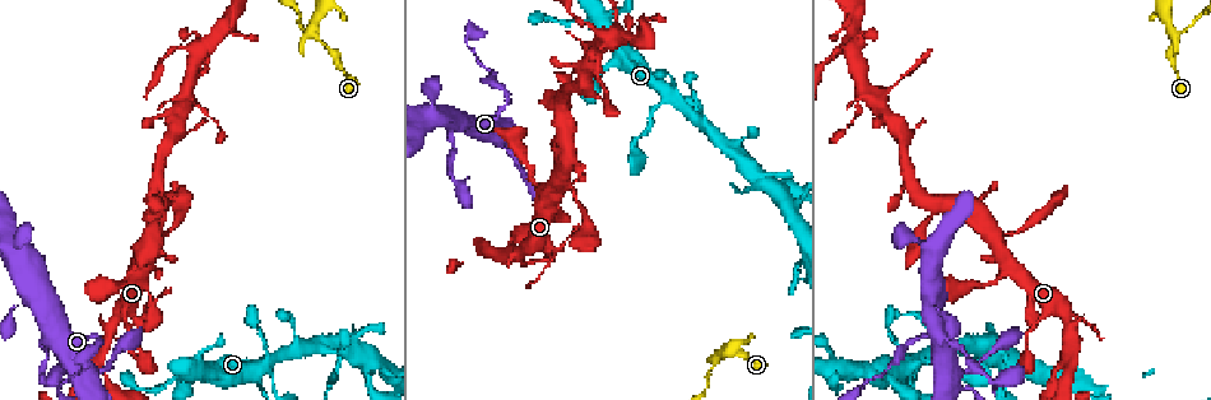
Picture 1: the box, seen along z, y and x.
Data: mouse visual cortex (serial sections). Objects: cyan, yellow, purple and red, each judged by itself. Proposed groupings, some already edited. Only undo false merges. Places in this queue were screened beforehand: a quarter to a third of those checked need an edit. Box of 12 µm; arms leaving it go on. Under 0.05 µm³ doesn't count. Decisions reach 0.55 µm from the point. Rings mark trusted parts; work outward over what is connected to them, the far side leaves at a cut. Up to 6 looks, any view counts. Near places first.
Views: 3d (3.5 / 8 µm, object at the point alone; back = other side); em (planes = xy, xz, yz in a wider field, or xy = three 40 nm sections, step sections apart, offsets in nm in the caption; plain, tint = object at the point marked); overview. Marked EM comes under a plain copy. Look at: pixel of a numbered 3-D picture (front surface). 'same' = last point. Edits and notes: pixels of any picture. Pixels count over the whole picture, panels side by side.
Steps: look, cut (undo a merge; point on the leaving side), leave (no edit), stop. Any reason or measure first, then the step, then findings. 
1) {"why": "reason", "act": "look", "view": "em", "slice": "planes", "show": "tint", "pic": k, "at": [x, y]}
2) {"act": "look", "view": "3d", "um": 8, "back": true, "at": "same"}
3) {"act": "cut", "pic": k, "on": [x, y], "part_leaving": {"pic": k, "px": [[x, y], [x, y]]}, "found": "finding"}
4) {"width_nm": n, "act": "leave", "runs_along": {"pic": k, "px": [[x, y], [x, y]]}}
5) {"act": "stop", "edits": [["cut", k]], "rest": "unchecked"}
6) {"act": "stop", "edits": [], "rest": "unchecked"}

{"why": "sharp bend", "act": "look", "view": "3d", "um": 8, "pic": 1, "at": [98, 341]}

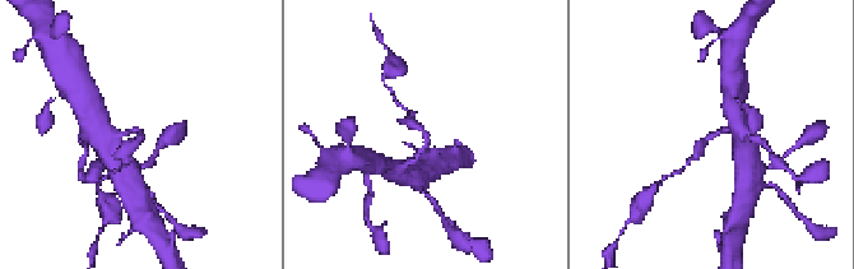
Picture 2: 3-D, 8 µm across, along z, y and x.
{"arm_widths_nm": [150, 250], "act": "look", "view": "em", "slice": "xy", "step": 1, "show": "tint", "pic": 2, "at": [711, 135]}

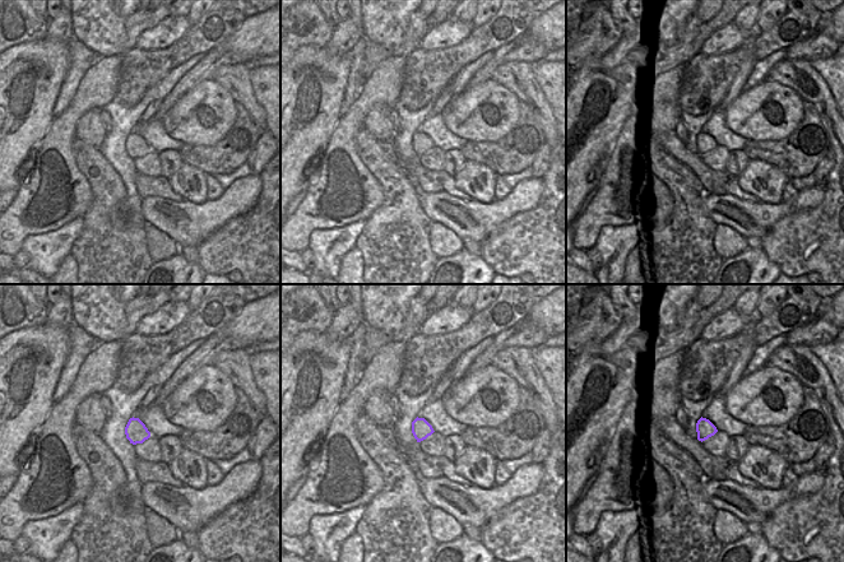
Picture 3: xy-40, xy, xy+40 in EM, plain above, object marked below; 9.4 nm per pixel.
{"act": "leave", "runs_along": {"pic": 2, "px": [[738, 134], [713, 134], [690, 161]]}, "found": "all the same cell"}

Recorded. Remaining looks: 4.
{"act": "look", "view": "3d", "um": 3.5, "pic": 1, "at": [546, 248]}

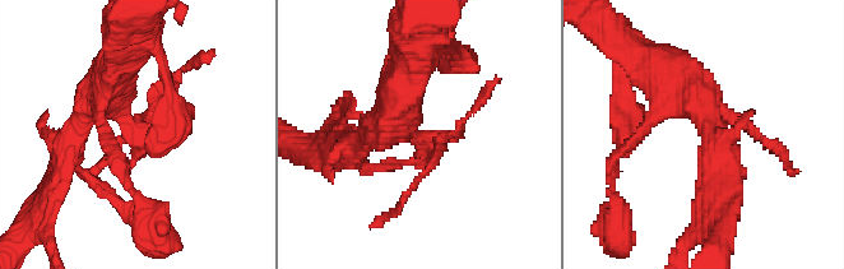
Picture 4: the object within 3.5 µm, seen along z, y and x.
{"act": "look", "view": "em", "slice": "xy", "step": 2, "show": "tint", "pic": 4, "at": [136, 128]}

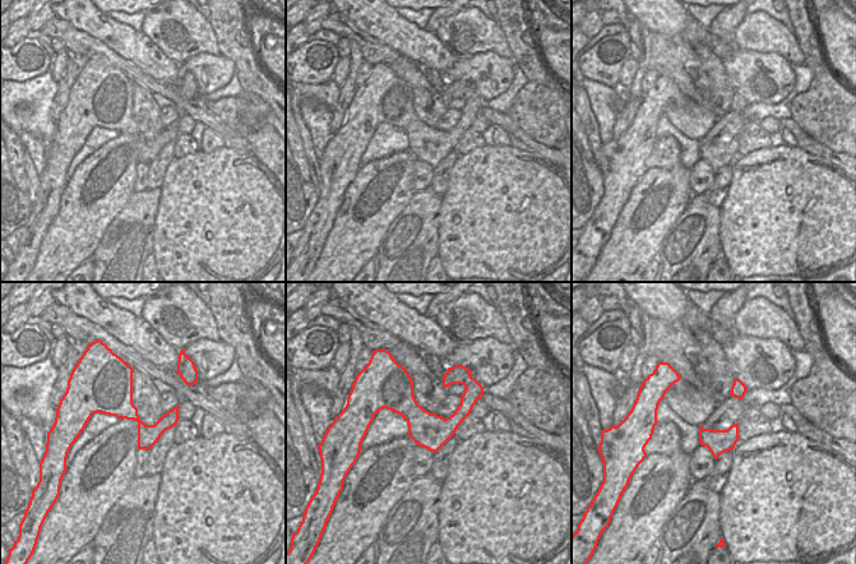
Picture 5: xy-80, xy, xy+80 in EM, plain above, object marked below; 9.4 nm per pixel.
{"why": "cut it another way", "act": "look", "view": "em", "slice": "planes", "show": "tint", "at": "same"}

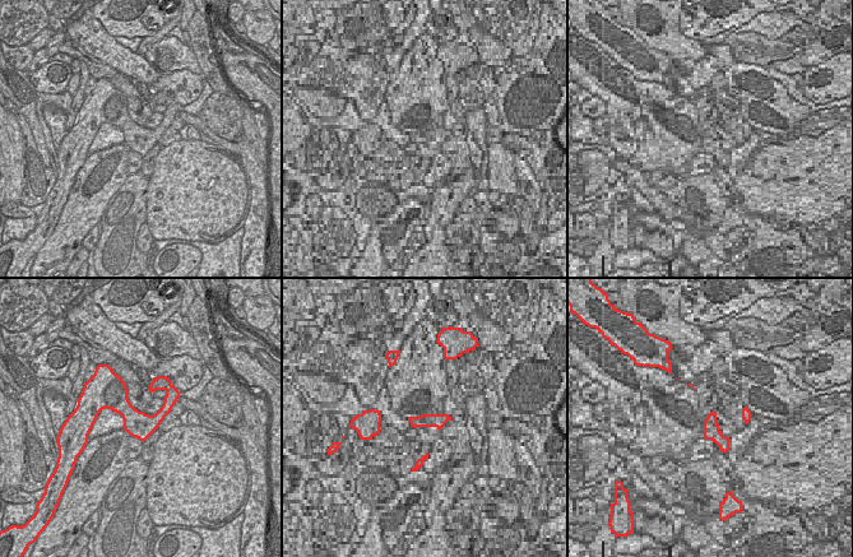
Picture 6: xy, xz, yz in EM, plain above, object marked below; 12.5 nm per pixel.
{"act": "cut", "pic": 4, "on": [135, 154], "part_leaving": {"pic": 4, "px": [[416, 138], [443, 148], [408, 193]]}, "found": "a second cell is stuck on"}

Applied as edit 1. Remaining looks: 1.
{"act": "stop", "edits": [["cut", 4]], "rest": "unchecked"}

